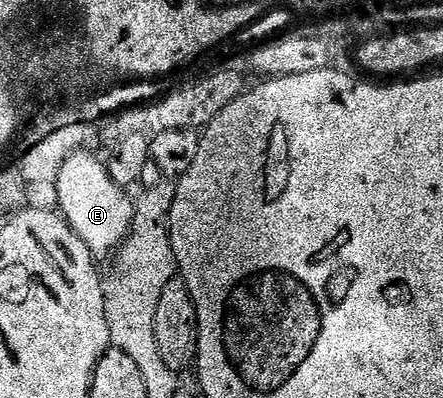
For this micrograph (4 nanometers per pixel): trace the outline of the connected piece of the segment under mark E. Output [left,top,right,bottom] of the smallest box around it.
[55,147,136,259]

